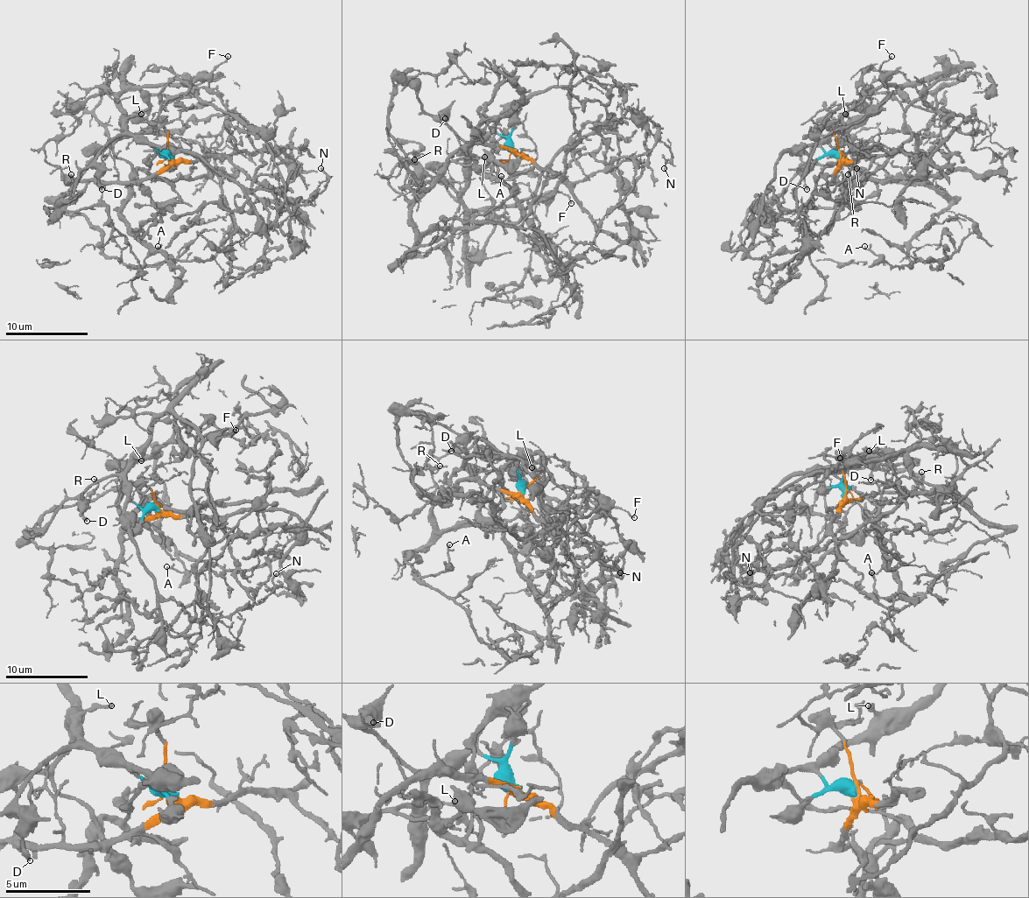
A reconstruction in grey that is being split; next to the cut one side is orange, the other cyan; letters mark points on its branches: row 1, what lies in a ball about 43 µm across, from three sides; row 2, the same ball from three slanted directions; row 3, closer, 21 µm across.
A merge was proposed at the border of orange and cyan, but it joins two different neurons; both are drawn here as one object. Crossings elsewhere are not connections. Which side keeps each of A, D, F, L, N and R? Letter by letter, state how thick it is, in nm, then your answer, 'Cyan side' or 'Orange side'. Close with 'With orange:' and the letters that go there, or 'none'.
A: Thickness 100 nm. Orange side
D: Thickness 260 nm. Cyan side
F: Thickness 120 nm. Cyan side
L: Thickness 200 nm. Cyan side
N: Thickness 150 nm. Orange side
R: Thickness 130 nm. Orange side
With orange: A, N, R

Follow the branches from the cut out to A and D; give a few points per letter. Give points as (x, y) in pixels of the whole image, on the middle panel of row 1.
A: (514, 151), (464, 143), (415, 203), (415, 242), (398, 259), (450, 218), (503, 201), (502, 177)
D: (511, 151), (508, 142), (496, 133), (485, 133), (475, 142), (460, 139), (440, 119), (446, 119)

